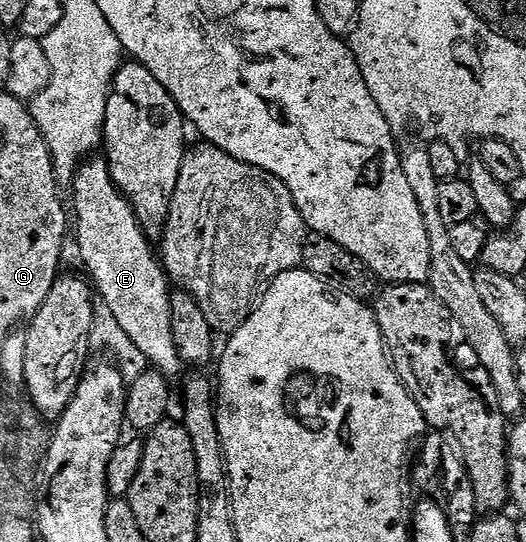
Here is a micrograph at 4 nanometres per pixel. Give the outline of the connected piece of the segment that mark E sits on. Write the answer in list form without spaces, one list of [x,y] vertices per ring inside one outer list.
[[[90,157],[72,179],[71,186],[75,245],[81,252],[79,262],[85,265],[84,273],[91,279],[96,297],[111,308],[111,316],[127,332],[131,344],[143,352],[146,363],[163,377],[176,379],[183,363],[171,332],[171,279],[154,243],[139,228],[139,220],[121,189],[114,184],[104,157]]]

